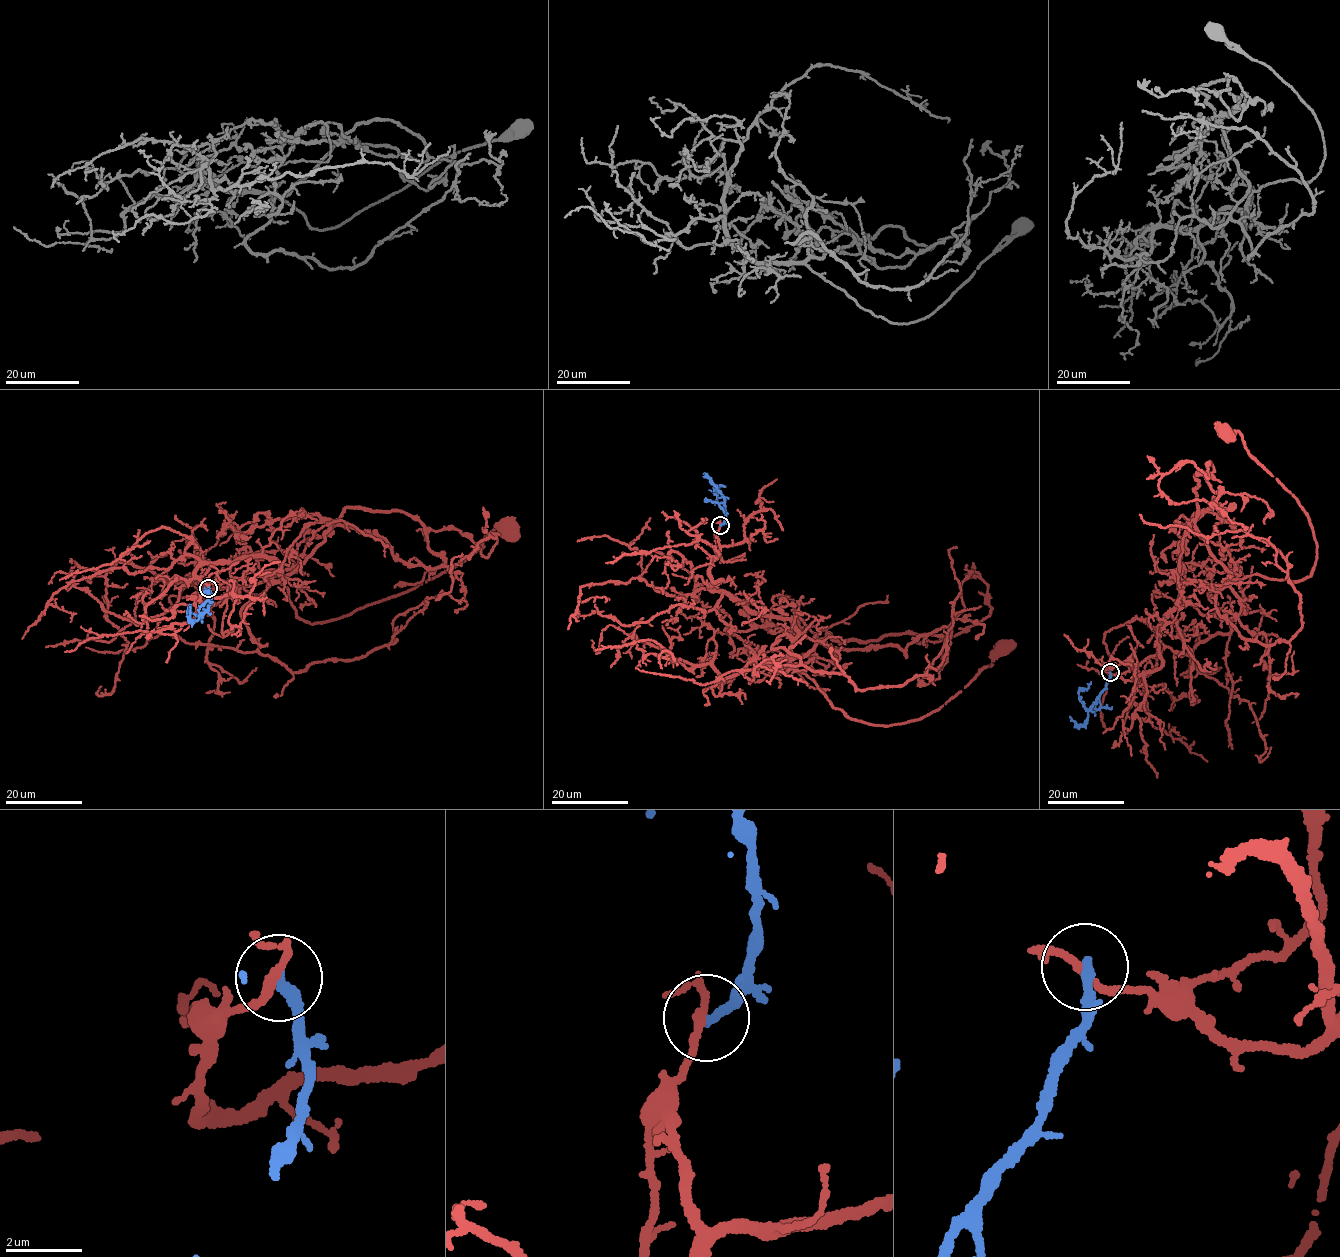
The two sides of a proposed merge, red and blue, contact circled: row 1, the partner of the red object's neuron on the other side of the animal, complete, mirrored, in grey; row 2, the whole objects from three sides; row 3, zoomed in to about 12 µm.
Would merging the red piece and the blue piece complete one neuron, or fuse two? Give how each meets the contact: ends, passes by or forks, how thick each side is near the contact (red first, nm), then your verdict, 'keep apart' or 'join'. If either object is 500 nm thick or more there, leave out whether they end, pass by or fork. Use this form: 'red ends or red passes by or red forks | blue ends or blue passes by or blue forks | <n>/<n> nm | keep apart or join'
red passes by | blue ends | 200/280 nm | keep apart

